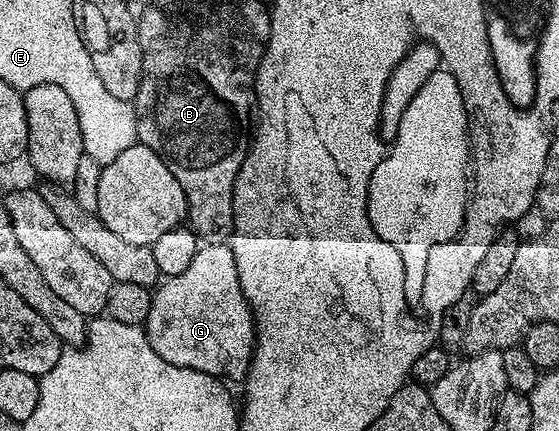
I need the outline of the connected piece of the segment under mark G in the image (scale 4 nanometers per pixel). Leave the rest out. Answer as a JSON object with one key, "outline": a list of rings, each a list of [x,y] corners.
{"outline":[[[201,245],[186,272],[173,278],[164,278],[155,287],[150,316],[144,321],[143,330],[148,334],[151,347],[169,364],[208,373],[221,380],[247,378],[256,347],[256,323],[252,321],[252,307],[248,305],[242,284],[238,280],[238,264],[234,264],[231,245]]]}

